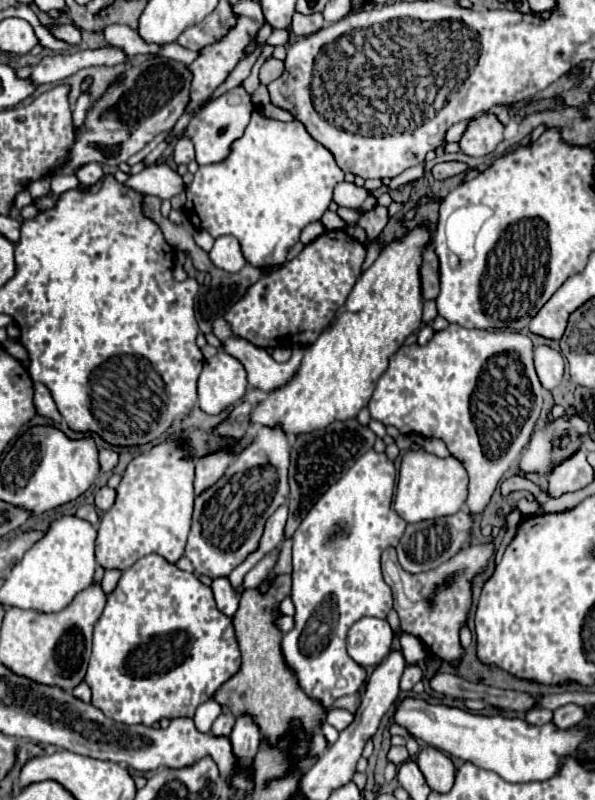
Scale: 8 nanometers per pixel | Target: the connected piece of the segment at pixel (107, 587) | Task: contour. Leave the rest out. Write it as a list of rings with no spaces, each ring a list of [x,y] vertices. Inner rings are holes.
[[[106,571],[104,573],[104,579],[102,579],[102,591],[104,591],[104,595],[110,595],[112,593],[112,589],[116,587],[116,583],[118,583],[118,579],[120,579],[120,571]]]

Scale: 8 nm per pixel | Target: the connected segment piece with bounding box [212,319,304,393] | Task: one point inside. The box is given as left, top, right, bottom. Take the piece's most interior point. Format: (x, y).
(264, 373)

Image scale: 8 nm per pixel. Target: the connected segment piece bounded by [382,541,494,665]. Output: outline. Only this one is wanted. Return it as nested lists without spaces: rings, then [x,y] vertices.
[[[494,541],[468,545],[444,565],[428,573],[412,575],[400,567],[396,551],[386,549],[382,555],[382,571],[384,581],[392,587],[394,593],[394,609],[400,617],[402,631],[418,637],[424,645],[428,643],[428,649],[434,655],[456,665],[458,659],[464,655],[464,649],[460,647],[460,629],[468,623],[468,613],[472,607],[472,581],[486,569],[492,555]]]

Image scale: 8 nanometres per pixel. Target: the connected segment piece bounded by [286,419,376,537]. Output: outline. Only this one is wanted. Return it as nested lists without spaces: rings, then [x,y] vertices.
[[[356,419],[336,421],[328,425],[328,429],[320,429],[320,433],[306,433],[294,439],[294,447],[290,451],[290,517],[286,525],[286,537],[294,535],[312,505],[324,495],[324,491],[328,491],[330,485],[344,477],[344,473],[354,465],[358,457],[374,447],[374,441],[376,435],[368,427],[360,425]]]

